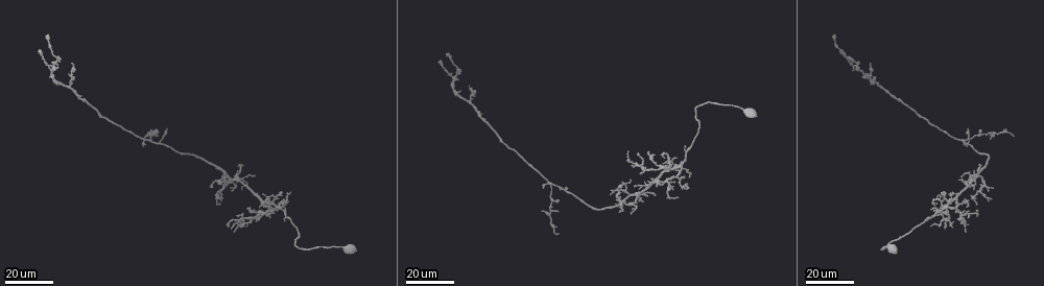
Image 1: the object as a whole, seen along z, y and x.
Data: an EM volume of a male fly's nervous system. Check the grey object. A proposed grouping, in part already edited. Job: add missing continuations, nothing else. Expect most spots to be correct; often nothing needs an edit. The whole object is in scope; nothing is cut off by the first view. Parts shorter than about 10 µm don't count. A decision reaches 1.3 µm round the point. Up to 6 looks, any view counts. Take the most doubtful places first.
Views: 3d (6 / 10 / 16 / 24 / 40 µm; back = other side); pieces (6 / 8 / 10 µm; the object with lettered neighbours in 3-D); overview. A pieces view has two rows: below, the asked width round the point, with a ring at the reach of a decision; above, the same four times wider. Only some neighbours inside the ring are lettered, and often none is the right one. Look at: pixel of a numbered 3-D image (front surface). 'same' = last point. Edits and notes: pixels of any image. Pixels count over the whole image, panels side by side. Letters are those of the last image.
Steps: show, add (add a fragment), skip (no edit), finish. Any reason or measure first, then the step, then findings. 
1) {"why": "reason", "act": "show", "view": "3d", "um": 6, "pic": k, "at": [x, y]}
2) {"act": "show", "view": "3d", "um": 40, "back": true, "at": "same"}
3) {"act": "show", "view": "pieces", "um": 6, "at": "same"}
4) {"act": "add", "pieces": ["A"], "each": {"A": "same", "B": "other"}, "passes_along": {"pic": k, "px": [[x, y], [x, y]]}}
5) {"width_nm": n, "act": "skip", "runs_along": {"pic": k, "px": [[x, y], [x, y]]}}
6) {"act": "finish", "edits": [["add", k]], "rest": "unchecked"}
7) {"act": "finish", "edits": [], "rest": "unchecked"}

{"why": "an open end", "act": "show", "view": "3d", "um": 16, "pic": 1, "at": [633, 185]}

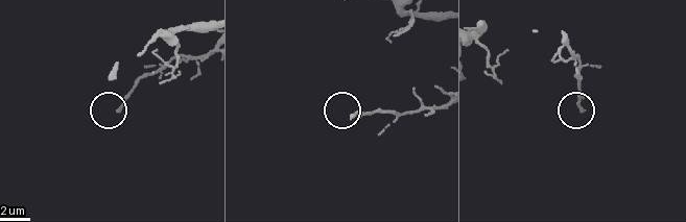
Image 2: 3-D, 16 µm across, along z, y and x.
{"why": "what lies round it", "act": "show", "view": "pieces", "um": 10, "pic": 2, "at": [583, 110]}

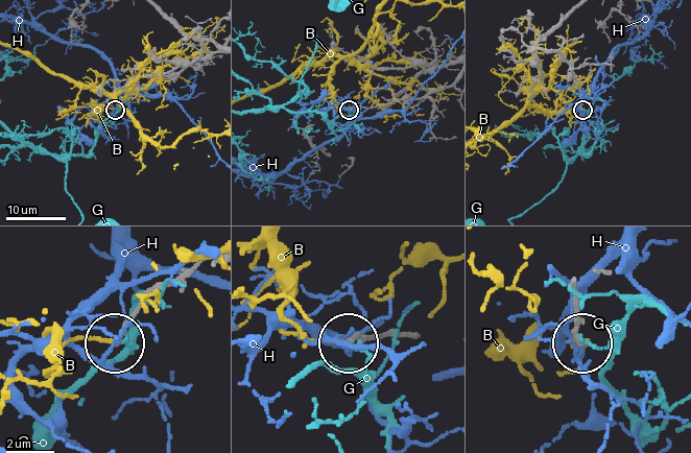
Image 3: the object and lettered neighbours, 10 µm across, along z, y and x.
{"act": "skip", "each": {"B": "other", "G": "other", "H": "other"}, "runs_along": {"pic": 3, "px": [[573, 280], [573, 326], [582, 341]]}, "found": "no lettered fragment goes on from it"}

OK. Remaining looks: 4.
{"act": "show", "view": "3d", "um": 16, "pic": 1, "at": [644, 202]}

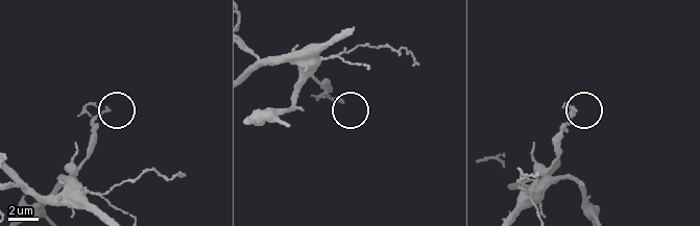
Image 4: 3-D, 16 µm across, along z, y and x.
{"act": "show", "view": "pieces", "um": 8, "pic": 4, "at": [107, 109]}

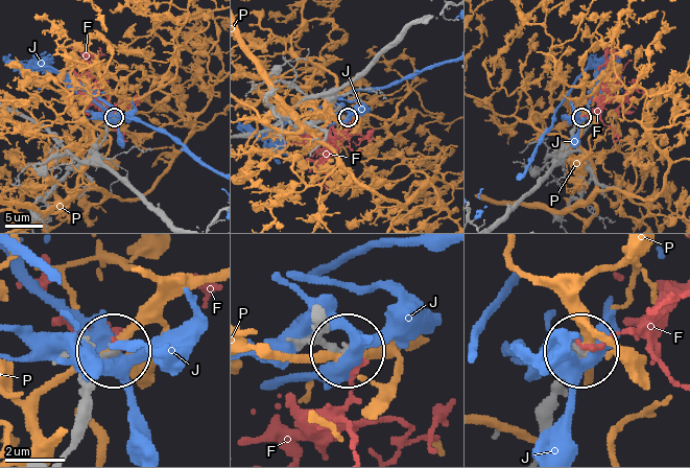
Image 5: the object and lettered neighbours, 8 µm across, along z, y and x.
{"act": "skip", "each": {"F": "other", "J": "other", "P": "other"}, "found": "none of them fits"}

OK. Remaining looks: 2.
{"why": "an open end", "act": "show", "view": "3d", "um": 24, "pic": 1, "at": [237, 215]}

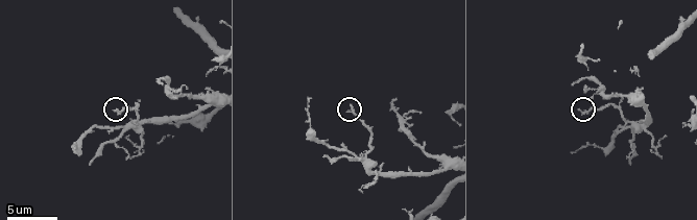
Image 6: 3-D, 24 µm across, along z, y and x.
{"why": "what lies round it", "act": "show", "view": "pieces", "um": 10, "pic": 6, "at": [119, 109]}

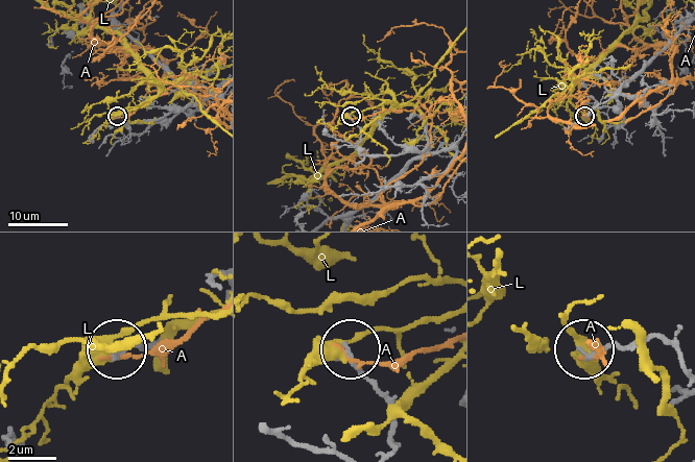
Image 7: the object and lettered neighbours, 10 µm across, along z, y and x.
{"act": "skip", "each": {"A": "other", "L": "other"}, "found": "none of them fits"}

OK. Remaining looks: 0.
{"act": "finish", "edits": [], "rest": "unchecked"}

